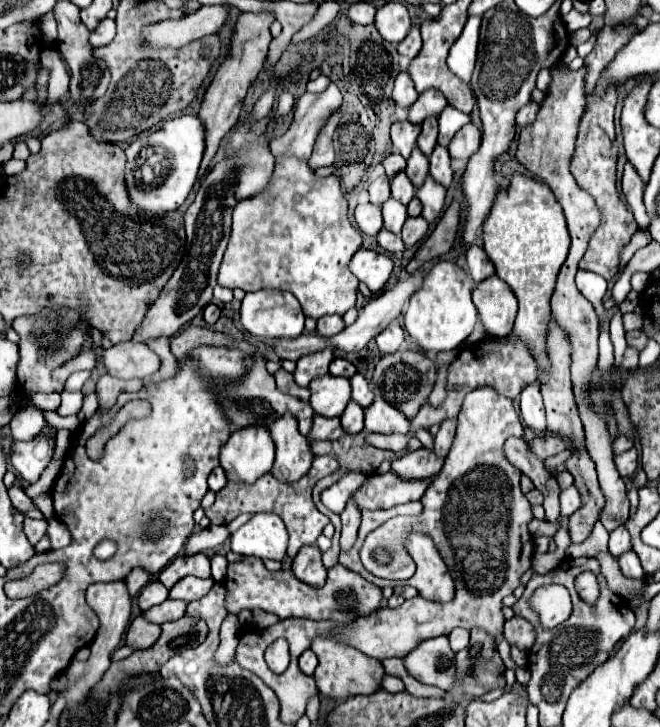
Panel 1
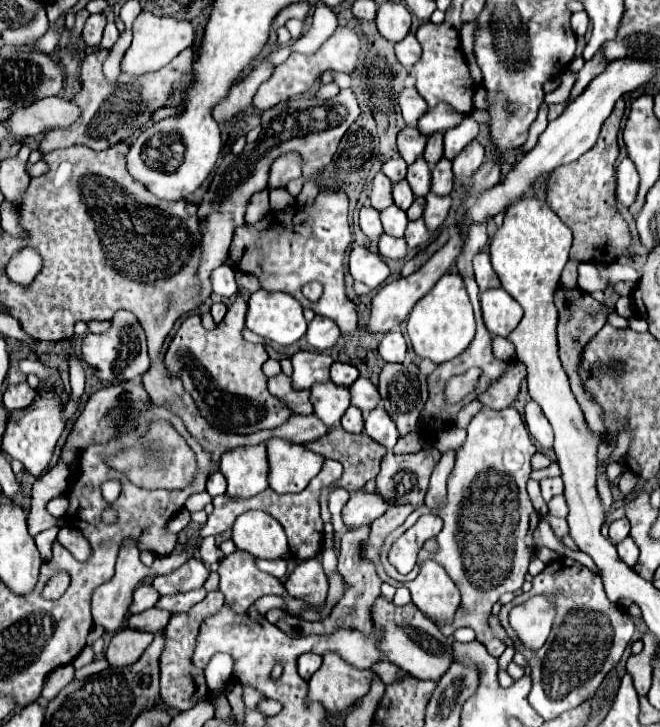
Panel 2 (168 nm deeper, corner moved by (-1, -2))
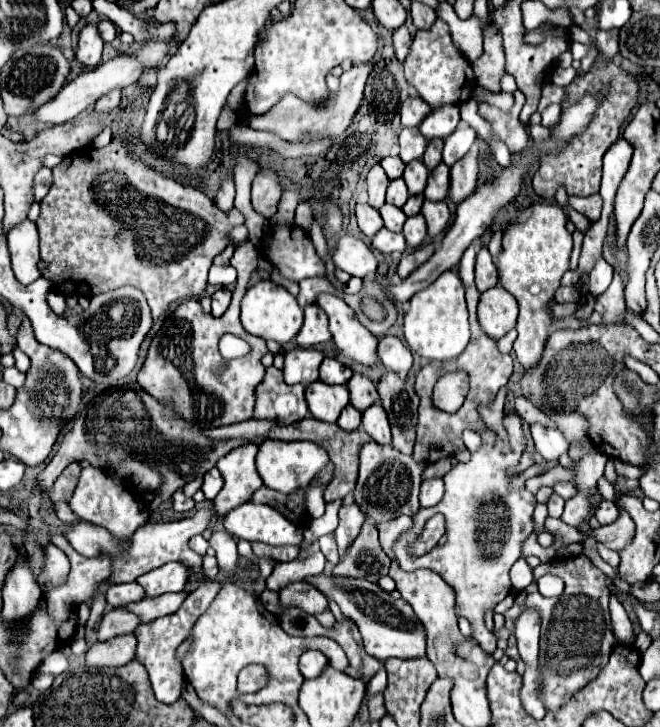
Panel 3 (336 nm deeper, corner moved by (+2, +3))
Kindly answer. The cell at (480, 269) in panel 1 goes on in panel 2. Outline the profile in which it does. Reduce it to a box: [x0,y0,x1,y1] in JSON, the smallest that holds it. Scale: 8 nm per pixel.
[474,251,500,291]

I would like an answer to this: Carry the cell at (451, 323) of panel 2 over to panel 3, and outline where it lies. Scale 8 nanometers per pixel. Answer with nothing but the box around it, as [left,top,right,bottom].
[403,272,469,362]

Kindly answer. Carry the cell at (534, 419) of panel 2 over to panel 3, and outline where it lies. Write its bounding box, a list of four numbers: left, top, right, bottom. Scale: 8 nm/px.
[531,424,569,464]

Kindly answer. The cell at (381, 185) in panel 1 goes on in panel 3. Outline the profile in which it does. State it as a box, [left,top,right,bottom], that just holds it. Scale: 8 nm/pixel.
[367,164,389,208]

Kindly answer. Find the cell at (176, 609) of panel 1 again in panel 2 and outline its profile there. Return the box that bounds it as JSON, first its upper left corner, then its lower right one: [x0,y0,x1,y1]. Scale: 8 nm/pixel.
[128,607,172,633]

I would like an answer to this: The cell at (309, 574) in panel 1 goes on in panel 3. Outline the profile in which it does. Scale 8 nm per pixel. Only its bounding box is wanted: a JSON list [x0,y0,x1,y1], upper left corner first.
[279,580,329,614]

